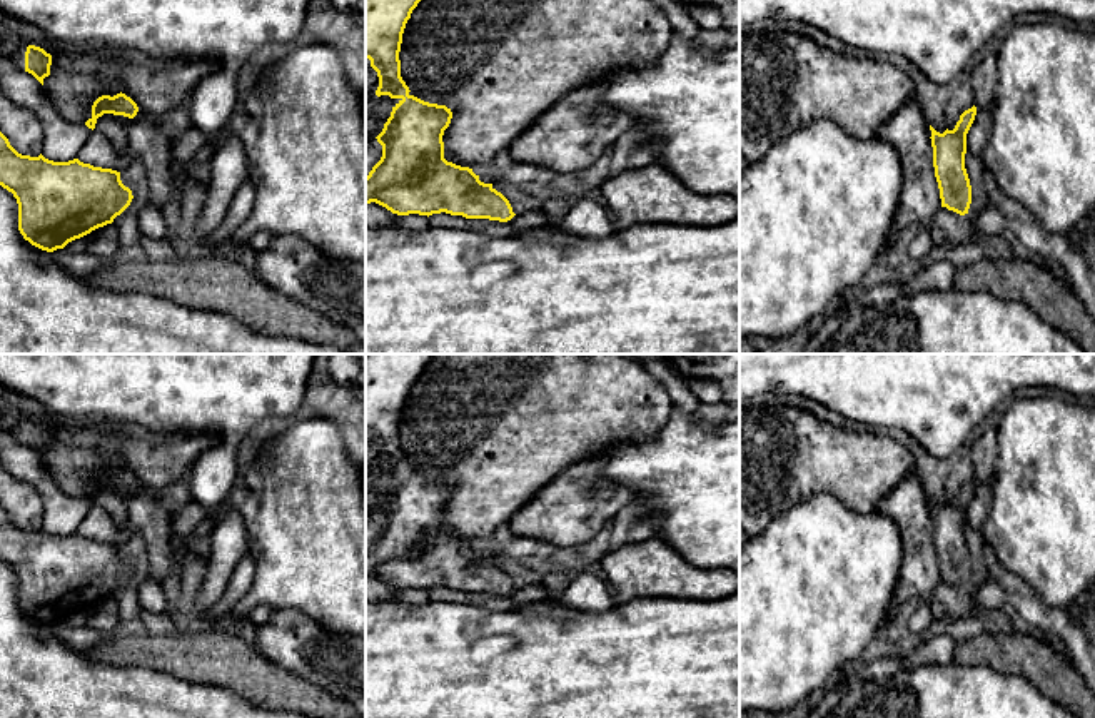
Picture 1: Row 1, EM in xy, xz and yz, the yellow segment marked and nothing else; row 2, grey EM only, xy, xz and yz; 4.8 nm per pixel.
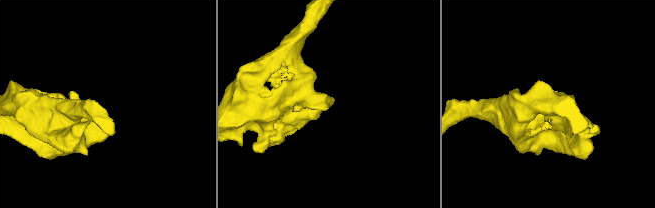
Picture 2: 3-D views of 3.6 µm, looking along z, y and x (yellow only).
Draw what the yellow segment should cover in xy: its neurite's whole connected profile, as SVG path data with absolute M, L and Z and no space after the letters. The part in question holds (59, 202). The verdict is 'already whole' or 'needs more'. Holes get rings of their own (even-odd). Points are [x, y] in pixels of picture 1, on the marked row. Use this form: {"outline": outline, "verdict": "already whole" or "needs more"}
{"outline": "M0 132L0 185L18 204L18 230L32 245L53 252L92 230L112 224L132 202L134 195L120 180L120 172L93 167L78 159L53 162L18 154Z", "verdict": "already whole"}

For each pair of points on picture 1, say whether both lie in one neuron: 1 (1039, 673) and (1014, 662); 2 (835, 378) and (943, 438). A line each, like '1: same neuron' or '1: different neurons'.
1: same neuron
2: same neuron

